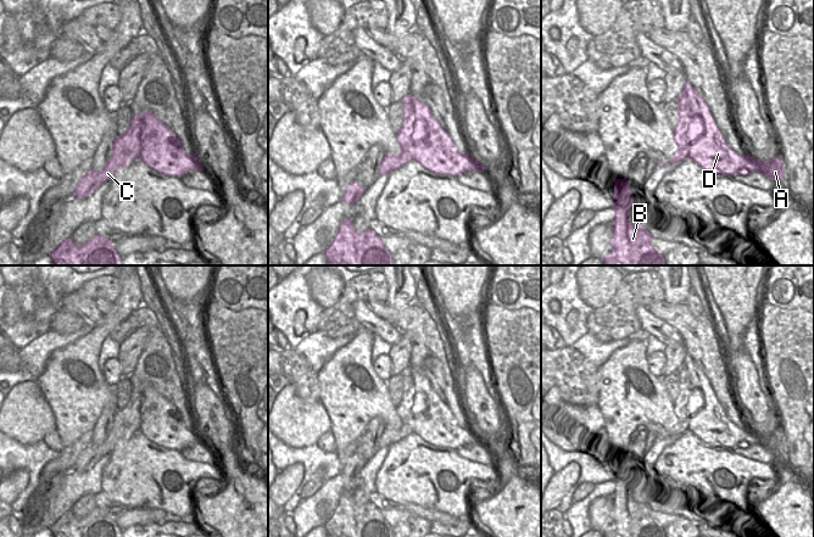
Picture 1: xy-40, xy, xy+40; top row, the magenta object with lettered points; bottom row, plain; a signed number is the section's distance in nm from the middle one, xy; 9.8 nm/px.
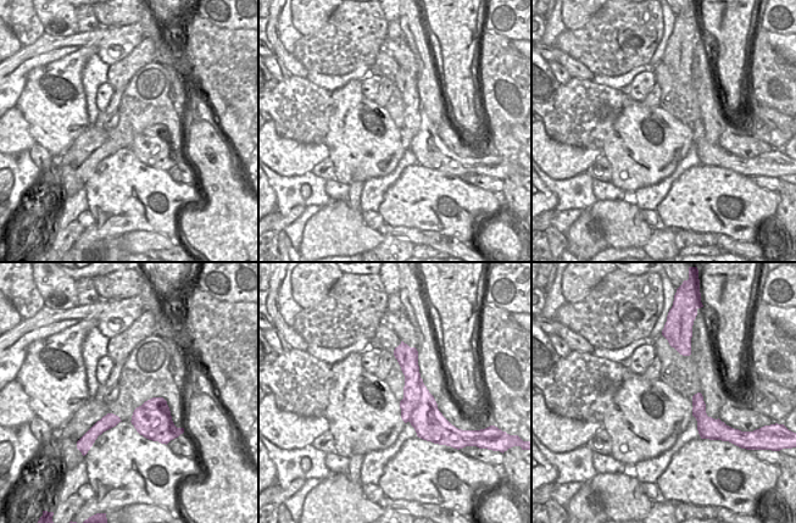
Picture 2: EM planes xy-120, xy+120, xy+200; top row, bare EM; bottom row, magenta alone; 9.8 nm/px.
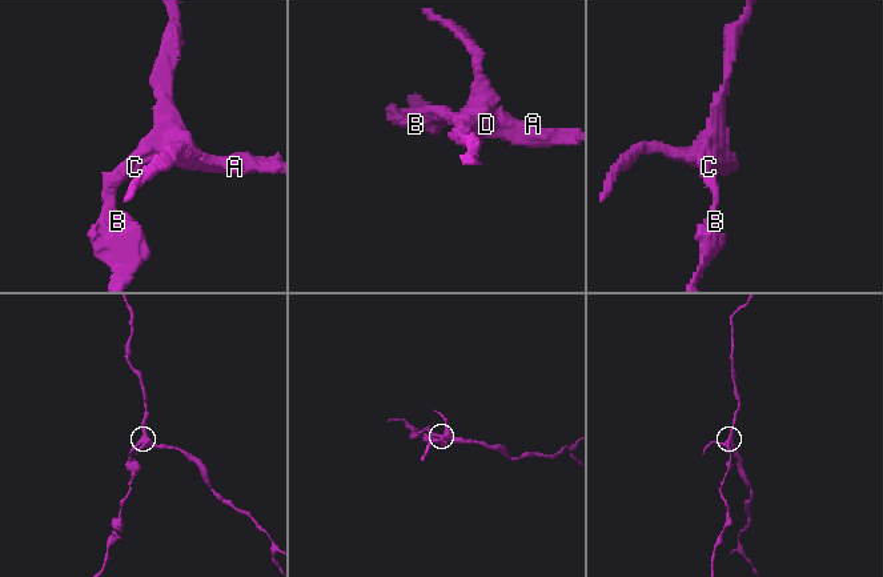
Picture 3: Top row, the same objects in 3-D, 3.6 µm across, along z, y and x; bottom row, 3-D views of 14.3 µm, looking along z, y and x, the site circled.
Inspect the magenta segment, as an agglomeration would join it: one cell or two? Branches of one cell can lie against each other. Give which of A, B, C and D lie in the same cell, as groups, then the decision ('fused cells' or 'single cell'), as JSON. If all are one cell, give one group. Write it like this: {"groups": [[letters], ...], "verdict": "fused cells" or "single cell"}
{"groups": [["A", "D"], ["B", "C"]], "verdict": "fused cells"}

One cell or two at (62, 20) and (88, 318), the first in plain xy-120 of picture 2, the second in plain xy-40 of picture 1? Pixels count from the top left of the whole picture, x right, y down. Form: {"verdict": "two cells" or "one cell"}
{"verdict": "one cell"}

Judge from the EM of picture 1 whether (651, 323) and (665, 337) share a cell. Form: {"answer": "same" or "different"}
{"answer": "same"}

